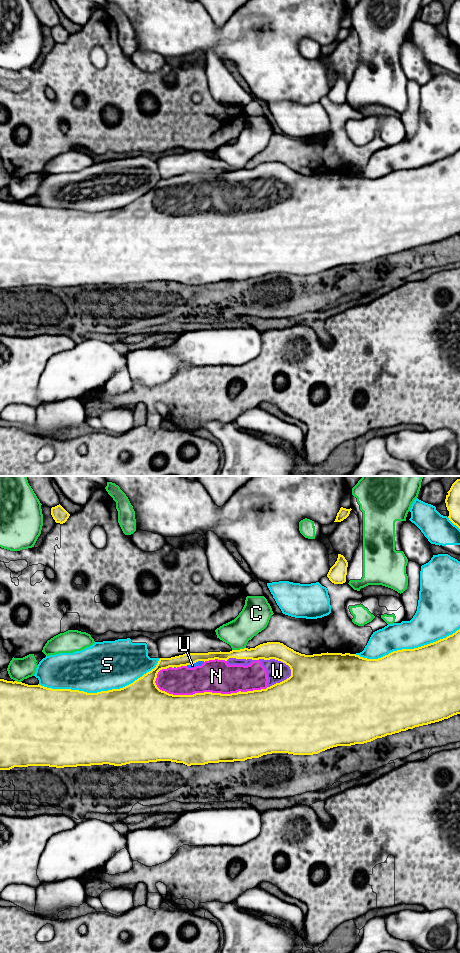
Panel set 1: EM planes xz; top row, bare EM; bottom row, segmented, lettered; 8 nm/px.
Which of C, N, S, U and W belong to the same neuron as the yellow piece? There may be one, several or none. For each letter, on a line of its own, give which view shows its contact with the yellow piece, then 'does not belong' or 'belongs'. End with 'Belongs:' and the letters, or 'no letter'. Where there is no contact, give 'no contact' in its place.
C: xz | does not belong
N: xz | belongs
S: xz | does not belong
U: xz | belongs
W: xz | belongs
Belongs: N, U, W

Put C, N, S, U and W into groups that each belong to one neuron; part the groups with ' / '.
C / N U W / S

